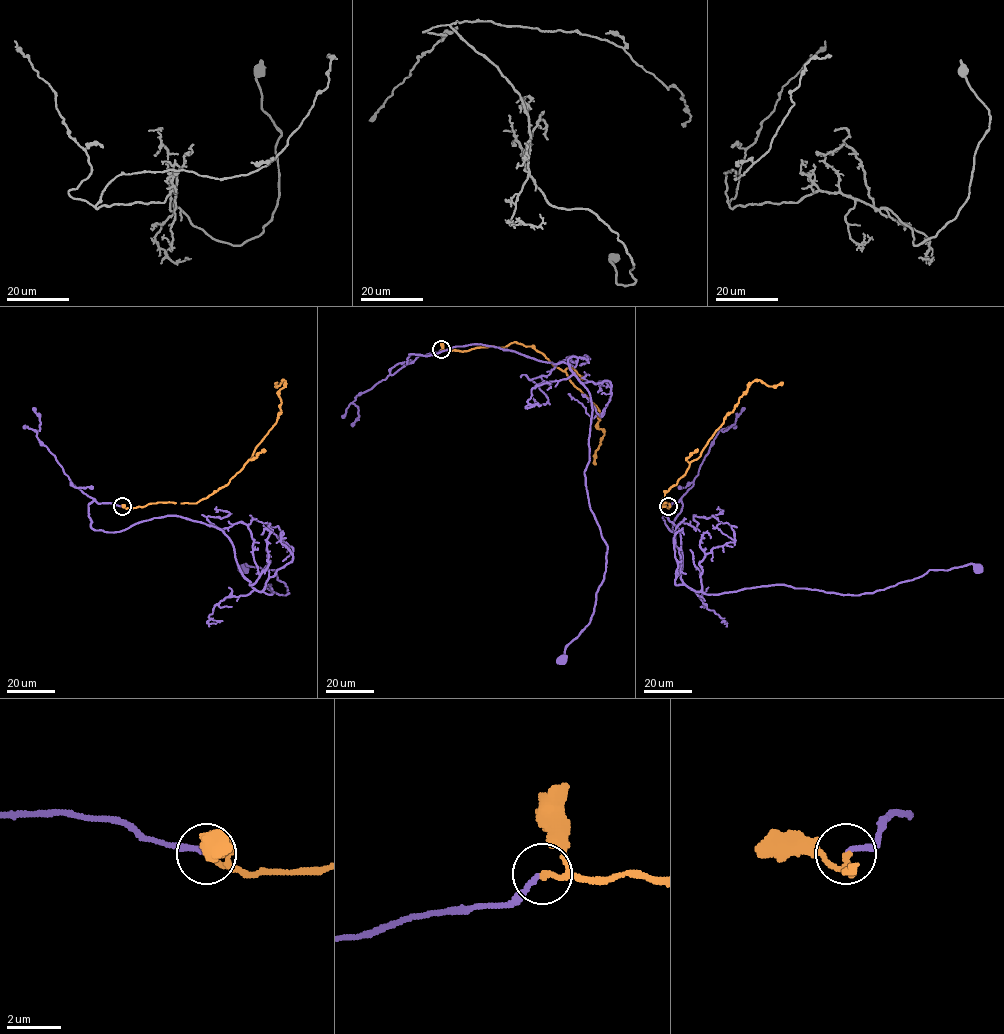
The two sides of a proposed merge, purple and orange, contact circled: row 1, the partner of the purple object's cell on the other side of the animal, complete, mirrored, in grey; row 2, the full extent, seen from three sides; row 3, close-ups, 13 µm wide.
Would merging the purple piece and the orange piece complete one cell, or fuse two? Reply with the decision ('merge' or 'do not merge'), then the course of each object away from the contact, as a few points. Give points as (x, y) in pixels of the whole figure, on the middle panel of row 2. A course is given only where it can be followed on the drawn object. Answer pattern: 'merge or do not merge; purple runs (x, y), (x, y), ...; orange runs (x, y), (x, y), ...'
merge; purple runs (440, 349), (407, 364), (493, 346), (566, 363), (589, 393), (586, 488), (606, 564), (590, 623), (562, 658); orange runs (441, 349), (466, 351), (515, 342), (541, 352), (600, 411), (597, 427), (604, 432), (595, 464)

